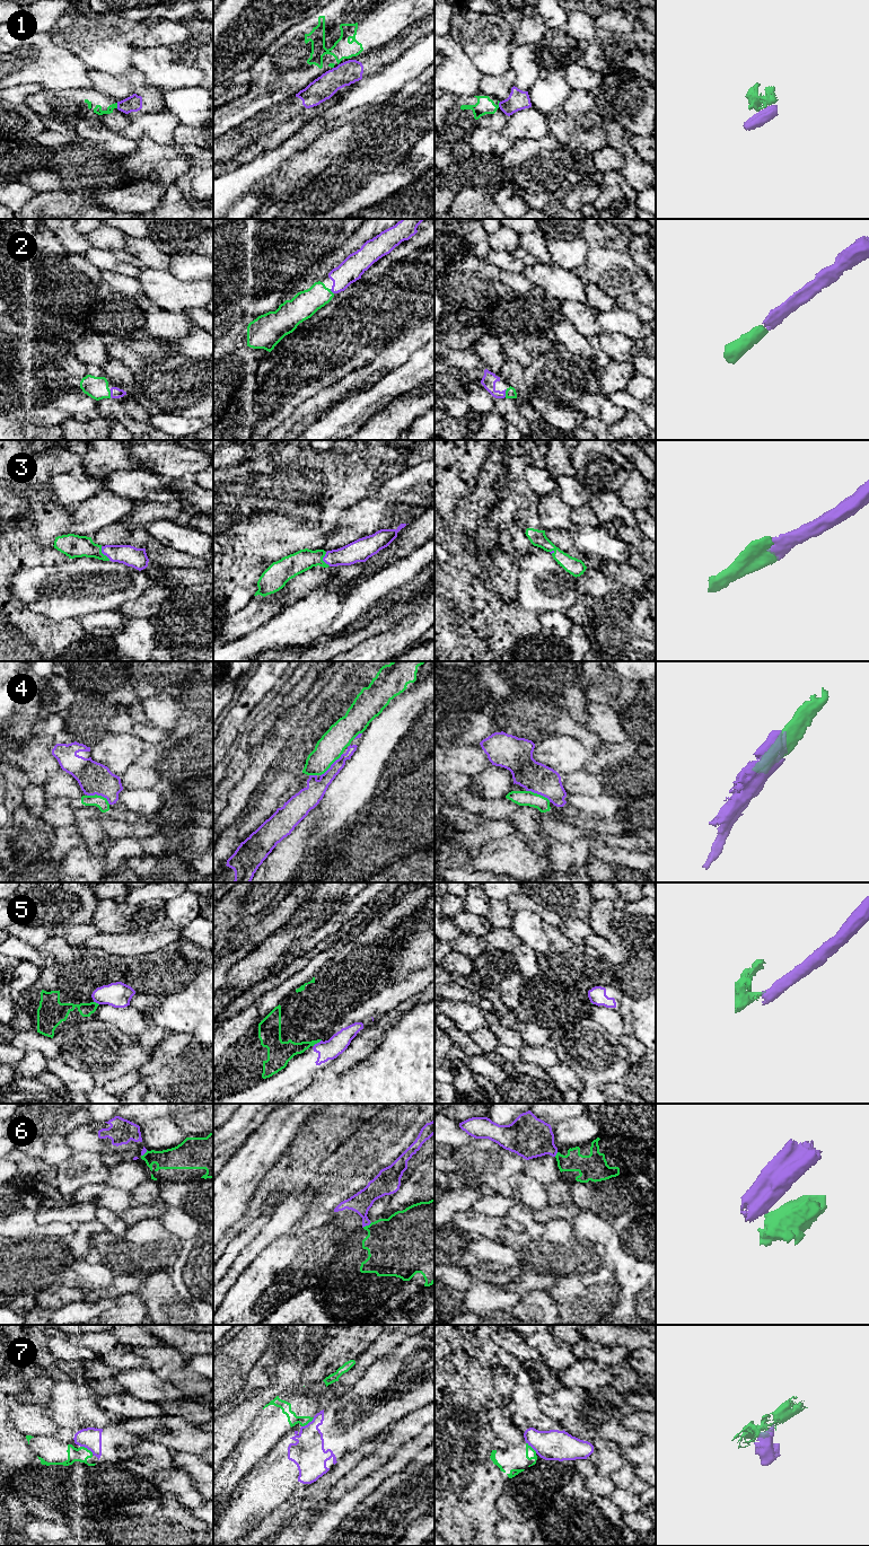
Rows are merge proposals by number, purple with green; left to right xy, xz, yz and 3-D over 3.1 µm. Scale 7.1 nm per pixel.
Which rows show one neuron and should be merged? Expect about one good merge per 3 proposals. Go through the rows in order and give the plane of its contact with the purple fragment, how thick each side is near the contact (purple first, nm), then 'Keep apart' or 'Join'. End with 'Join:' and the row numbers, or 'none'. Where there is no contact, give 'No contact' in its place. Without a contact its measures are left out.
1: Touches purple in xy. Thickness 120 nm (purple) against 60 nm. Keep apart
2: Touches purple in xy. Thickness 80 nm (purple) against 160 nm. Join
3: Touches purple in xy. Thickness 140 nm (purple) against 160 nm. Join
4: Touches purple in xz. Thickness 140 nm (purple) against 190 nm. Keep apart
5: Touches purple in xz. Thickness 140 nm (purple) against 150 nm. Keep apart
6: Touches purple in xz. Thickness 150 nm (purple) against 400 nm. Keep apart
7: Touches purple in xy. Thickness 160 nm (purple) against 100 nm. Keep apart
Join: 2, 3

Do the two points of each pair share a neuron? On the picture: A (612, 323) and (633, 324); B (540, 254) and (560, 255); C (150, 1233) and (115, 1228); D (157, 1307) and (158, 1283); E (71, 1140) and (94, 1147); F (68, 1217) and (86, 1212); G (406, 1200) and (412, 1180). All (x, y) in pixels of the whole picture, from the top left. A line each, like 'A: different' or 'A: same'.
A: same
B: different
C: different
D: same
E: same
F: same
G: same

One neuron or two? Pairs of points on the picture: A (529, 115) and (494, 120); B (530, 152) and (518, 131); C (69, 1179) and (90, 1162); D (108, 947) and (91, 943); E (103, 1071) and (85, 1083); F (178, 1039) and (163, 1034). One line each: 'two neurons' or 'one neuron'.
A: two neurons
B: two neurons
C: one neuron
D: one neuron
E: two neurons
F: two neurons

